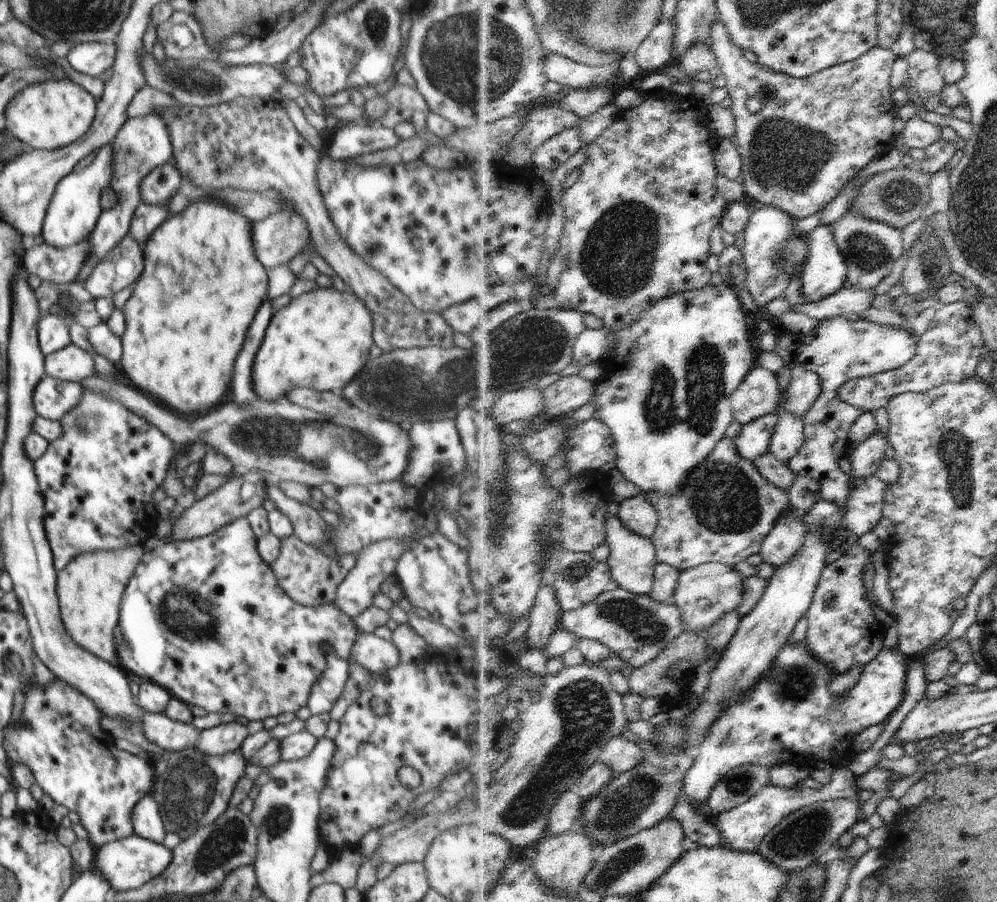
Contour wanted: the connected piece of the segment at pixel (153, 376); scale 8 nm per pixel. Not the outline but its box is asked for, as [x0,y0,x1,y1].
[120,198,268,414]

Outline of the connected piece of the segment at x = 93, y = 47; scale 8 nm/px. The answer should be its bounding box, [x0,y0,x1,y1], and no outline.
[67,42,116,77]

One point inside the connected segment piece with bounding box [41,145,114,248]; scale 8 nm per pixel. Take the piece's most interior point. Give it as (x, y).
(73, 212)

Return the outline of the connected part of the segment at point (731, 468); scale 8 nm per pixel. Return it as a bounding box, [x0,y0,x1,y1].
[647,438,799,571]

